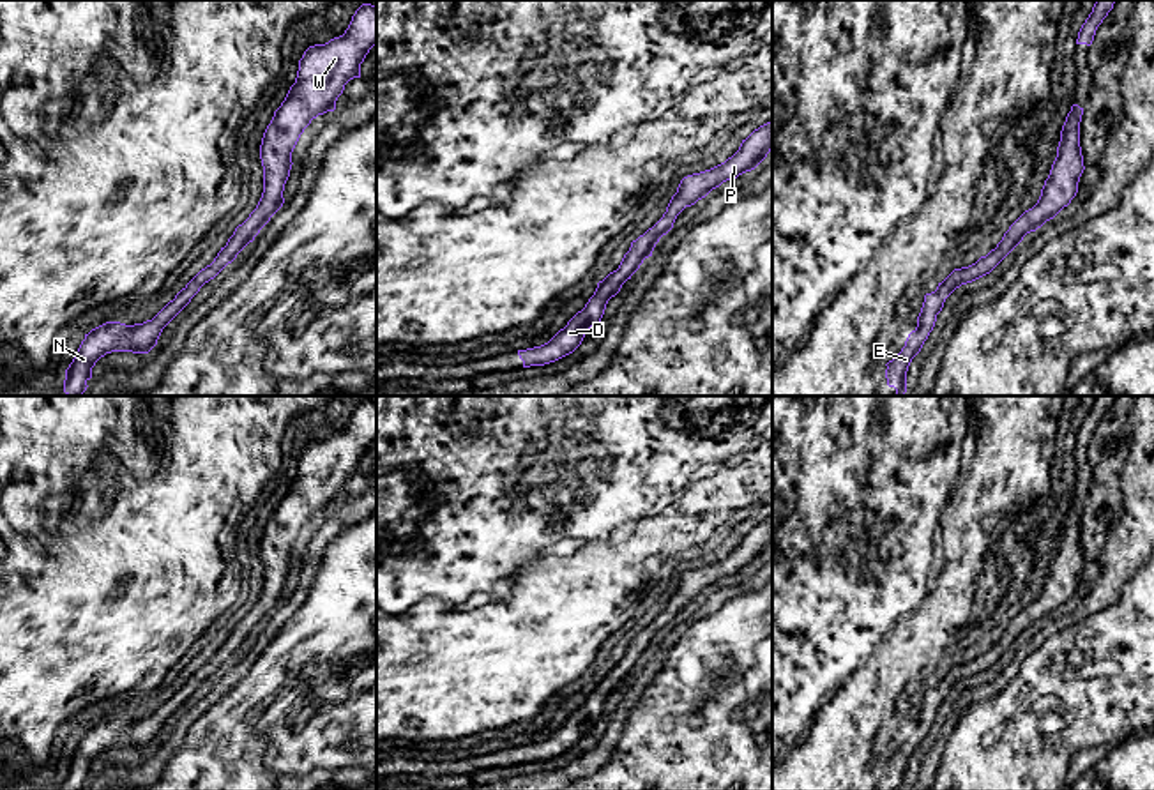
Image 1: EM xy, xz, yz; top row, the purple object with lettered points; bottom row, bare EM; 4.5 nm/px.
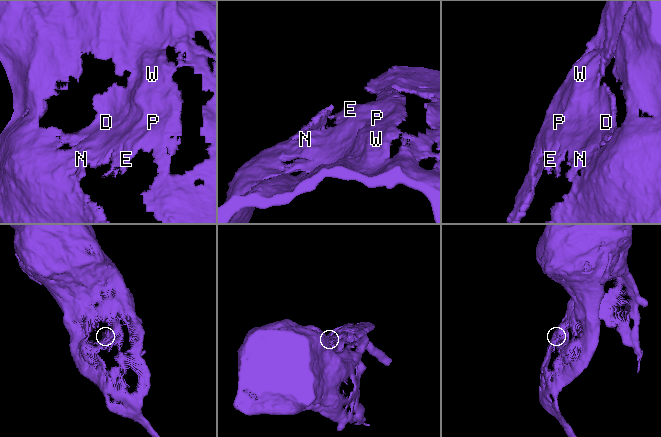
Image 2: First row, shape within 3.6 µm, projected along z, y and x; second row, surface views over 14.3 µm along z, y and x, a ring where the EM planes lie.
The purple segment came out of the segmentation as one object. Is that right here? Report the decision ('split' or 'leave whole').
leave whole

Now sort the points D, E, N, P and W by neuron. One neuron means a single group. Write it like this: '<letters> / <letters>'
D E N P W

